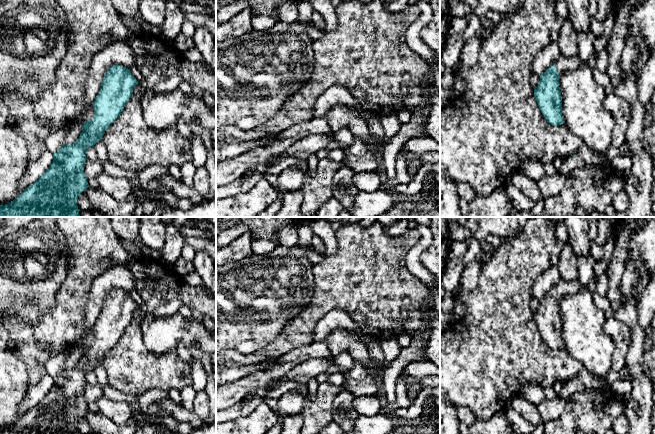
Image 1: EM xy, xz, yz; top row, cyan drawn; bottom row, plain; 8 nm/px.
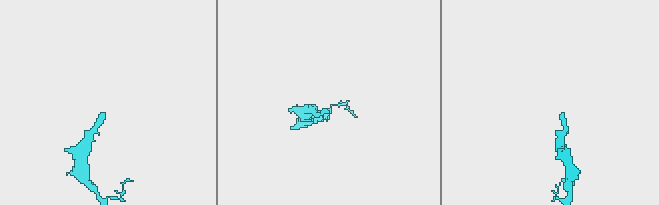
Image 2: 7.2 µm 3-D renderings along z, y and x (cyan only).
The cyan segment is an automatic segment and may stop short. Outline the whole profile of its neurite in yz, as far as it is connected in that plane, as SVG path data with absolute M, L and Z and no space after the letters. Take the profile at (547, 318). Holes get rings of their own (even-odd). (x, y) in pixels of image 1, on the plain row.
M560 279L556 286L540 299L540 305L534 312L534 321L539 333L547 346L551 349L561 349L562 320L559 312L559 299L575 294L580 288L578 281L569 282Z

